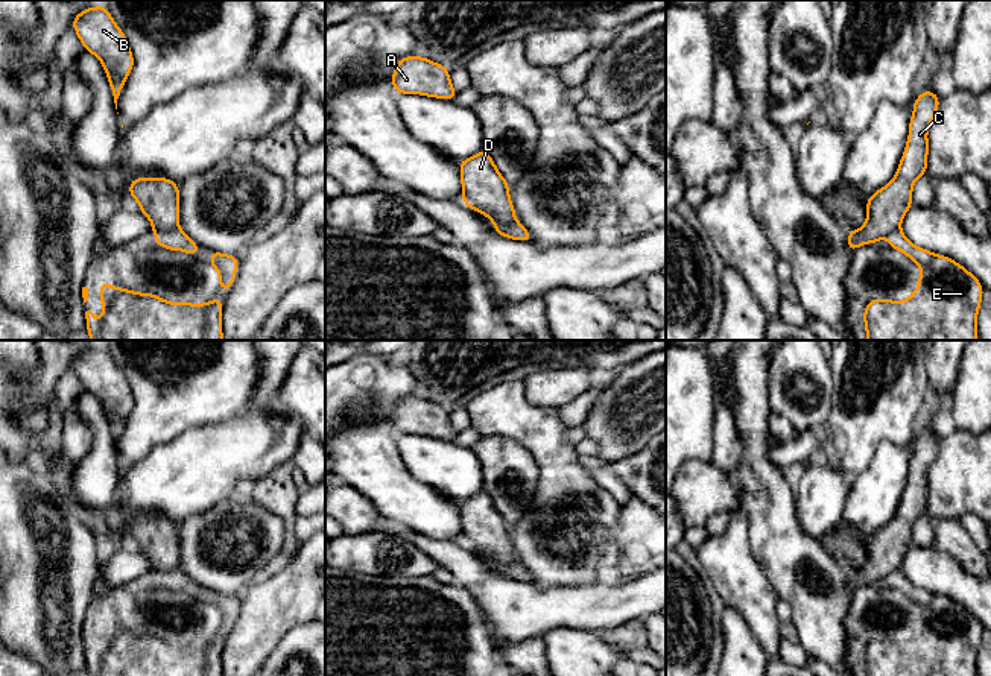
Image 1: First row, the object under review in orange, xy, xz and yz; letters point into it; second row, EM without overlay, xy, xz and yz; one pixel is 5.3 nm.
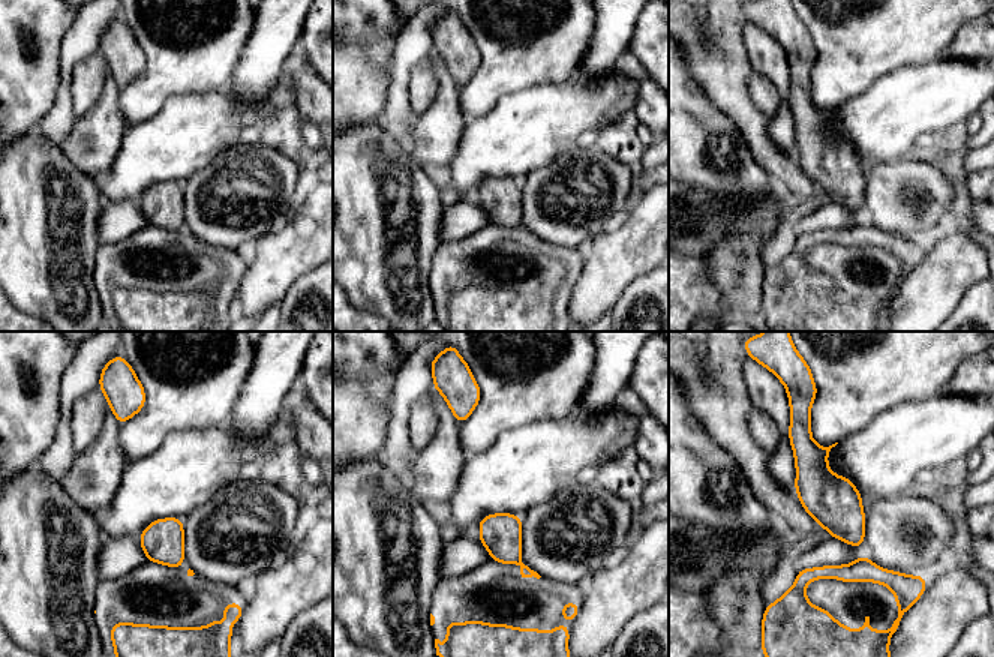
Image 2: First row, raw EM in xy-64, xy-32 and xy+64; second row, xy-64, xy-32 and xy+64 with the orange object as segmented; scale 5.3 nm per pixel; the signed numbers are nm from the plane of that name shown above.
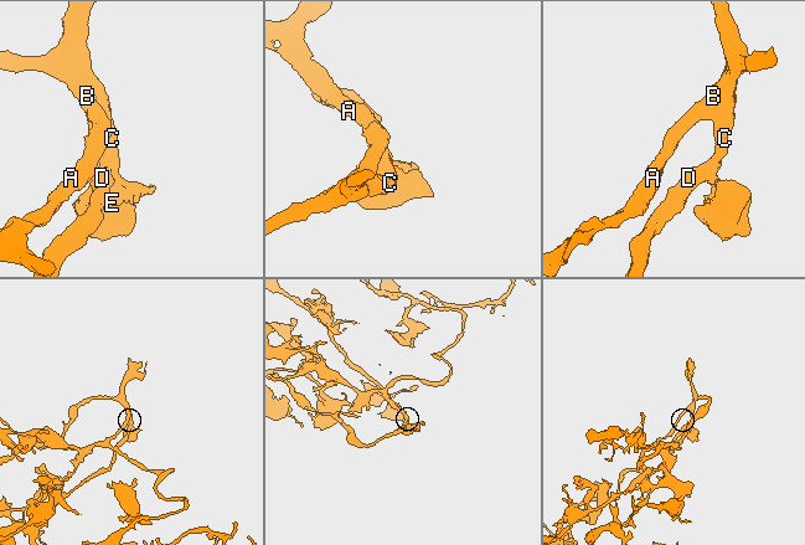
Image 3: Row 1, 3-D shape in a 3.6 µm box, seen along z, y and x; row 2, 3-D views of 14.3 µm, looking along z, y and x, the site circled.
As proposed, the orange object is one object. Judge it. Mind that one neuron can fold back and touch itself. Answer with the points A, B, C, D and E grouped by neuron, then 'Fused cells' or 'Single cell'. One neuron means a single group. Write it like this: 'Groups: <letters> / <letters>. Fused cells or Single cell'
Groups: A B C D / E. Fused cells

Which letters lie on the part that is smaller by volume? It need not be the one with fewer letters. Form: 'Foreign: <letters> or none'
Foreign: E

